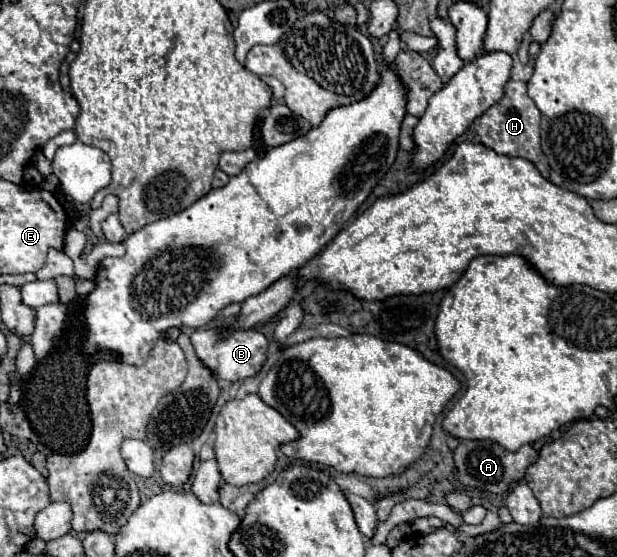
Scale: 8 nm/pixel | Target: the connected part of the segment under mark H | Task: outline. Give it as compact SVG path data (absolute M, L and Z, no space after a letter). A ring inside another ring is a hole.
M512 80L504 88L504 98L500 102L496 102L494 106L490 106L480 118L474 120L474 130L480 136L484 146L488 146L494 152L504 154L504 156L526 158L540 170L540 174L544 178L548 178L550 166L540 148L540 136L538 136L540 128L538 126L540 126L540 112L536 108L536 104L530 100L530 96L526 94L526 84L512 82Z

